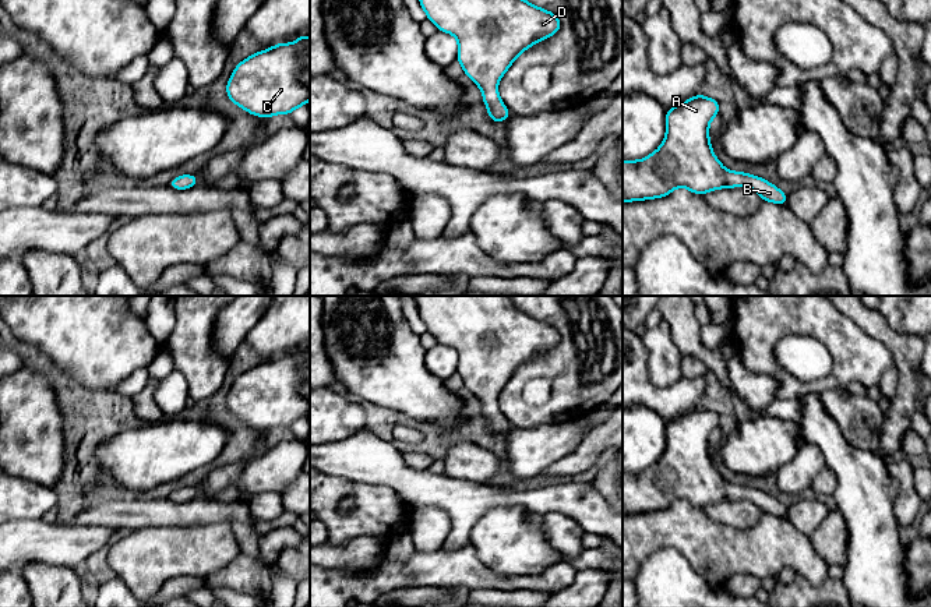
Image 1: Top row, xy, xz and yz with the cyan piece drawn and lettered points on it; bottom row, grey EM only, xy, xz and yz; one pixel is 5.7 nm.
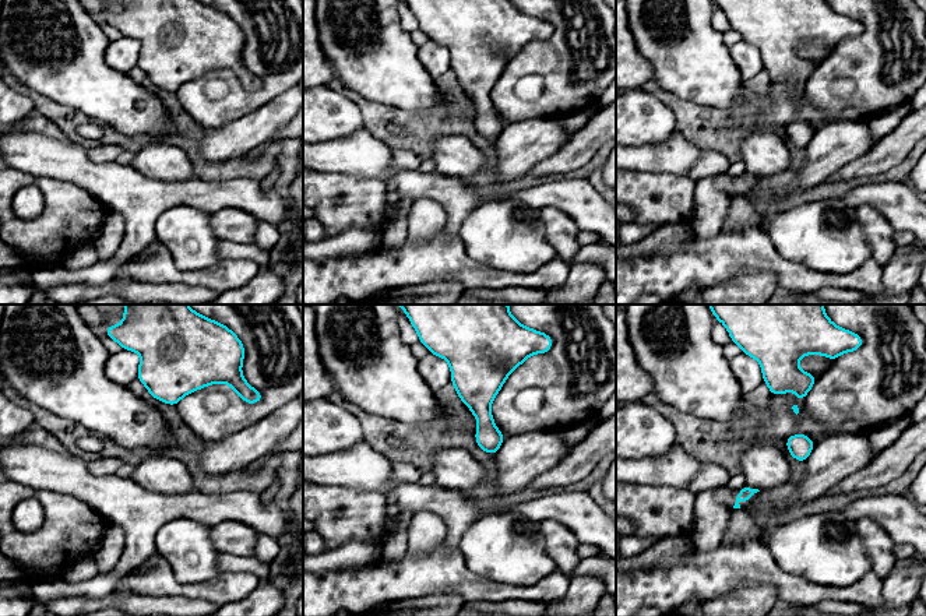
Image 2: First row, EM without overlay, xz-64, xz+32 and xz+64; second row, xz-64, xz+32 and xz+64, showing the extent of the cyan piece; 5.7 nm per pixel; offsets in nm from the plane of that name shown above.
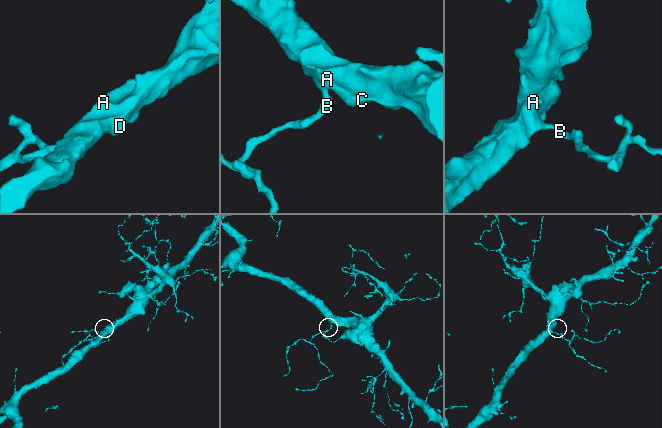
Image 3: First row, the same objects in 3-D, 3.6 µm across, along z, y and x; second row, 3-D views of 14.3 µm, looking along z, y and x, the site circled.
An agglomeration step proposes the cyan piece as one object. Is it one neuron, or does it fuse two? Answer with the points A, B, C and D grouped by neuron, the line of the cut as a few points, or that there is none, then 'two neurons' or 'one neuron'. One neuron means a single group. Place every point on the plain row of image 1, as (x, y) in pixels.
A B C D | no cut | one neuron

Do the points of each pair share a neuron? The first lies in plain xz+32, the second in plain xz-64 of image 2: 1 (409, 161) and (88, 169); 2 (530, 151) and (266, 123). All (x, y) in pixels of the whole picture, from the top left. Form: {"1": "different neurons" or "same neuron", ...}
{"1": "different neurons", "2": "same neuron"}

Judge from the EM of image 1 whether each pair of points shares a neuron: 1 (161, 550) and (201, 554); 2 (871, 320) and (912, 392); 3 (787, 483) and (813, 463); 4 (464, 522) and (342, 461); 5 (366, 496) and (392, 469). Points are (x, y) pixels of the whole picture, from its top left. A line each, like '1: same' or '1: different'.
1: same
2: same
3: same
4: same
5: different

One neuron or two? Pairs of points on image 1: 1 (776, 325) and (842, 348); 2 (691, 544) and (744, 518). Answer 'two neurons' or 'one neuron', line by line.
1: one neuron
2: two neurons

